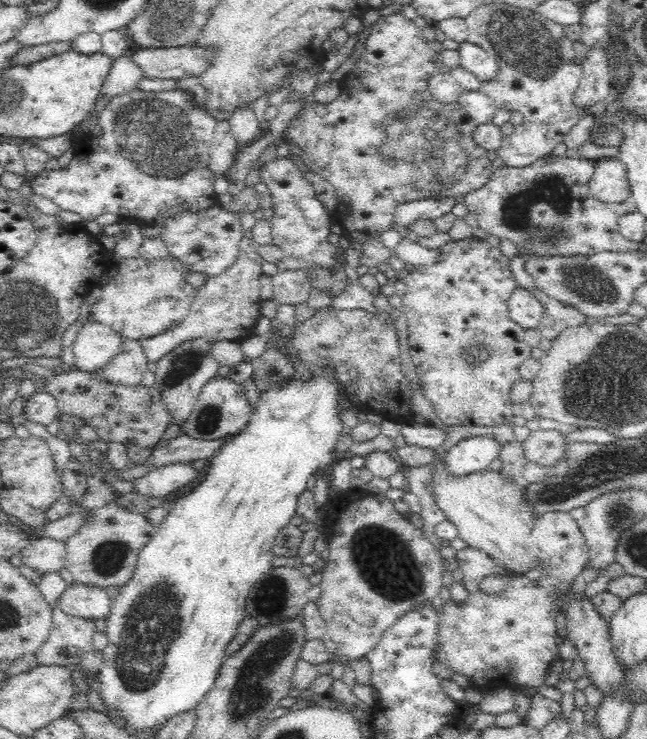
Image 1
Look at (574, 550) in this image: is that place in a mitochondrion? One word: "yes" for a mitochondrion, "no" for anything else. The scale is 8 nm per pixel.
no

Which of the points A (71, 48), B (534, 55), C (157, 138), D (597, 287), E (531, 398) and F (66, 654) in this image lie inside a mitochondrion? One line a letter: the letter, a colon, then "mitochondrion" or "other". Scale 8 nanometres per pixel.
A: other
B: mitochondrion
C: mitochondrion
D: mitochondrion
E: other
F: other

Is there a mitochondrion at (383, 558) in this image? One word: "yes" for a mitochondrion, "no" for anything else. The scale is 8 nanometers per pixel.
yes

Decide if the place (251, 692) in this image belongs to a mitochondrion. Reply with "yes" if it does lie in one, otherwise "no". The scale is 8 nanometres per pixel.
yes

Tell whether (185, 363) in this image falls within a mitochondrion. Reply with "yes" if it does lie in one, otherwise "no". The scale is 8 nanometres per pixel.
yes

